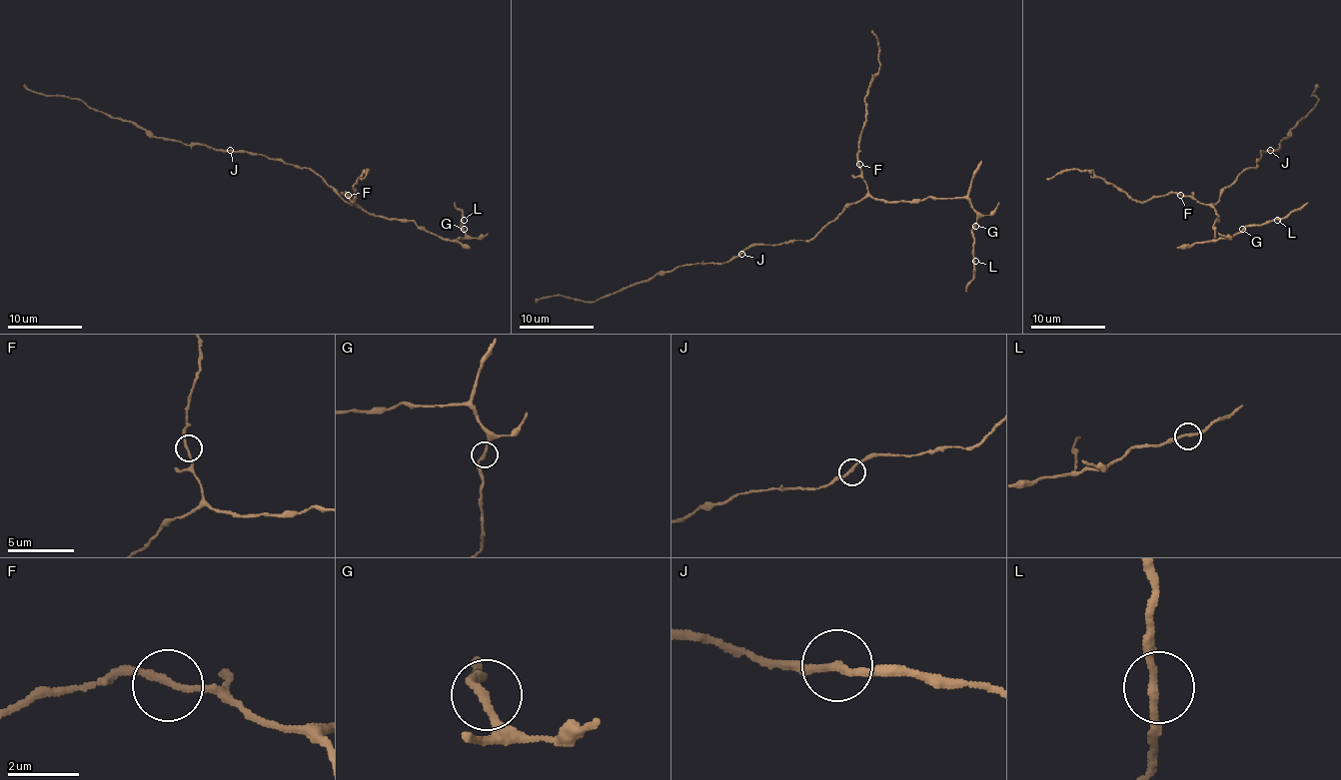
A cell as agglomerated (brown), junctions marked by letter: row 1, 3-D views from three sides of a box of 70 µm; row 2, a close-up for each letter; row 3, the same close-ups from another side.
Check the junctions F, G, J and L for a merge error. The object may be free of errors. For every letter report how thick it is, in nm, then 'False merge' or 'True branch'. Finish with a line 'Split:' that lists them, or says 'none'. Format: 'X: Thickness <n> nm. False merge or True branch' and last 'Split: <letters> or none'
F: Thickness 190 nm. True branch
G: Thickness 200 nm. True branch
J: Thickness 200 nm. True branch
L: Thickness 200 nm. True branch
Split: none

